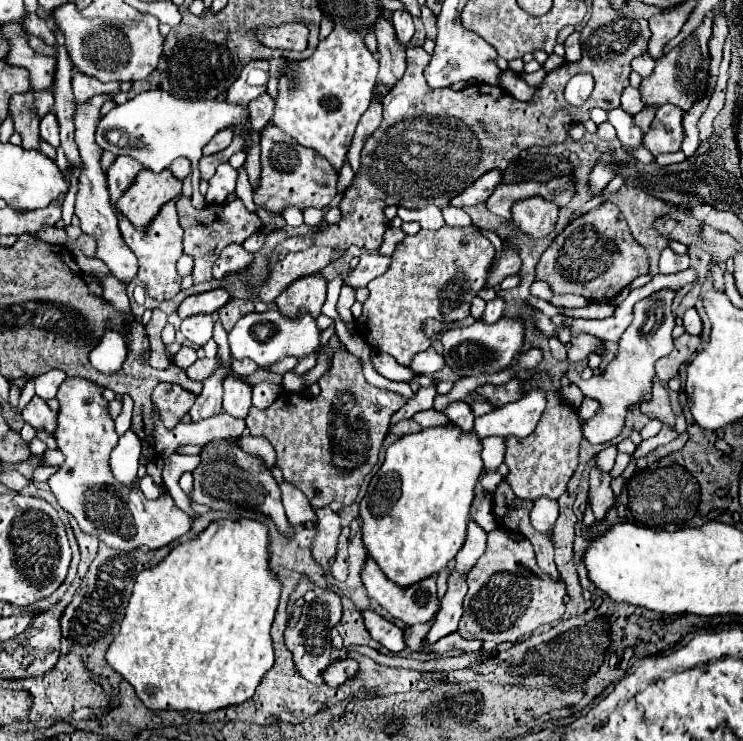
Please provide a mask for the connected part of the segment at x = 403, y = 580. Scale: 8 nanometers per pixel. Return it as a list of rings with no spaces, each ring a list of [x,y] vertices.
[[[456,424],[426,428],[388,446],[384,464],[372,478],[368,492],[360,502],[362,542],[368,550],[368,556],[378,564],[388,580],[408,588],[446,568],[448,562],[458,554],[466,538],[466,522],[470,518],[474,488],[480,482],[484,468],[480,450],[480,438],[476,434],[464,434]]]

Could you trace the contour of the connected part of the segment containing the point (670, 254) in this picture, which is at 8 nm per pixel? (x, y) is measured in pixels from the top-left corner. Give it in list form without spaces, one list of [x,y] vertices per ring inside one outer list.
[[[666,246],[660,252],[660,260],[658,262],[659,274],[676,274],[676,272],[688,268],[690,266],[688,262],[690,262],[690,256],[688,254],[676,254],[670,246]]]

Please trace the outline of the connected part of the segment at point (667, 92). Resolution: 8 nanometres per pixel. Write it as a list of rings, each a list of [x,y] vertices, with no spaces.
[[[704,18],[704,22],[684,42],[680,42],[668,54],[656,60],[654,74],[642,80],[642,96],[652,96],[650,102],[656,106],[674,104],[682,108],[682,112],[688,112],[688,108],[692,108],[696,100],[704,98],[708,90],[708,76],[710,76],[710,54],[708,54],[710,36],[712,36],[712,20]]]

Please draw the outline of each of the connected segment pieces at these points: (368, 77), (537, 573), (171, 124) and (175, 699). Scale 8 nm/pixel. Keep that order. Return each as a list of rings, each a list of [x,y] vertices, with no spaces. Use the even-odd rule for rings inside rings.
[[[336,24],[316,52],[296,66],[296,80],[280,80],[280,94],[274,108],[274,124],[302,146],[324,156],[336,172],[344,166],[356,124],[372,100],[378,60],[364,46],[358,32]]]
[[[500,528],[488,532],[486,552],[470,570],[466,584],[468,594],[458,626],[458,634],[466,640],[478,638],[486,644],[512,642],[526,632],[534,632],[538,626],[562,618],[564,614],[564,582],[554,582],[538,568],[530,540],[512,542],[508,532]]]
[[[150,90],[136,94],[132,100],[114,106],[98,124],[98,144],[100,148],[116,154],[130,156],[138,160],[146,170],[162,172],[176,158],[188,158],[192,162],[193,186],[192,205],[202,209],[206,204],[205,197],[199,191],[200,150],[212,140],[212,136],[224,128],[244,128],[250,126],[248,104],[232,104],[222,100],[184,100],[174,98],[164,90]]]
[[[216,520],[200,536],[196,536],[196,540],[192,540],[184,546],[176,546],[158,566],[152,566],[152,568],[142,570],[138,574],[132,596],[130,596],[128,606],[124,610],[126,618],[120,624],[120,634],[108,646],[106,660],[118,674],[124,676],[124,680],[128,680],[132,684],[136,696],[144,702],[144,706],[148,710],[170,710],[172,708],[172,710],[192,710],[192,712],[206,714],[206,712],[214,712],[220,708],[242,704],[254,696],[254,690],[260,684],[262,676],[274,664],[274,648],[272,648],[270,628],[272,628],[272,622],[276,616],[280,588],[282,588],[280,580],[274,574],[270,574],[270,566],[268,566],[268,528],[256,520],[240,520],[240,522]]]

